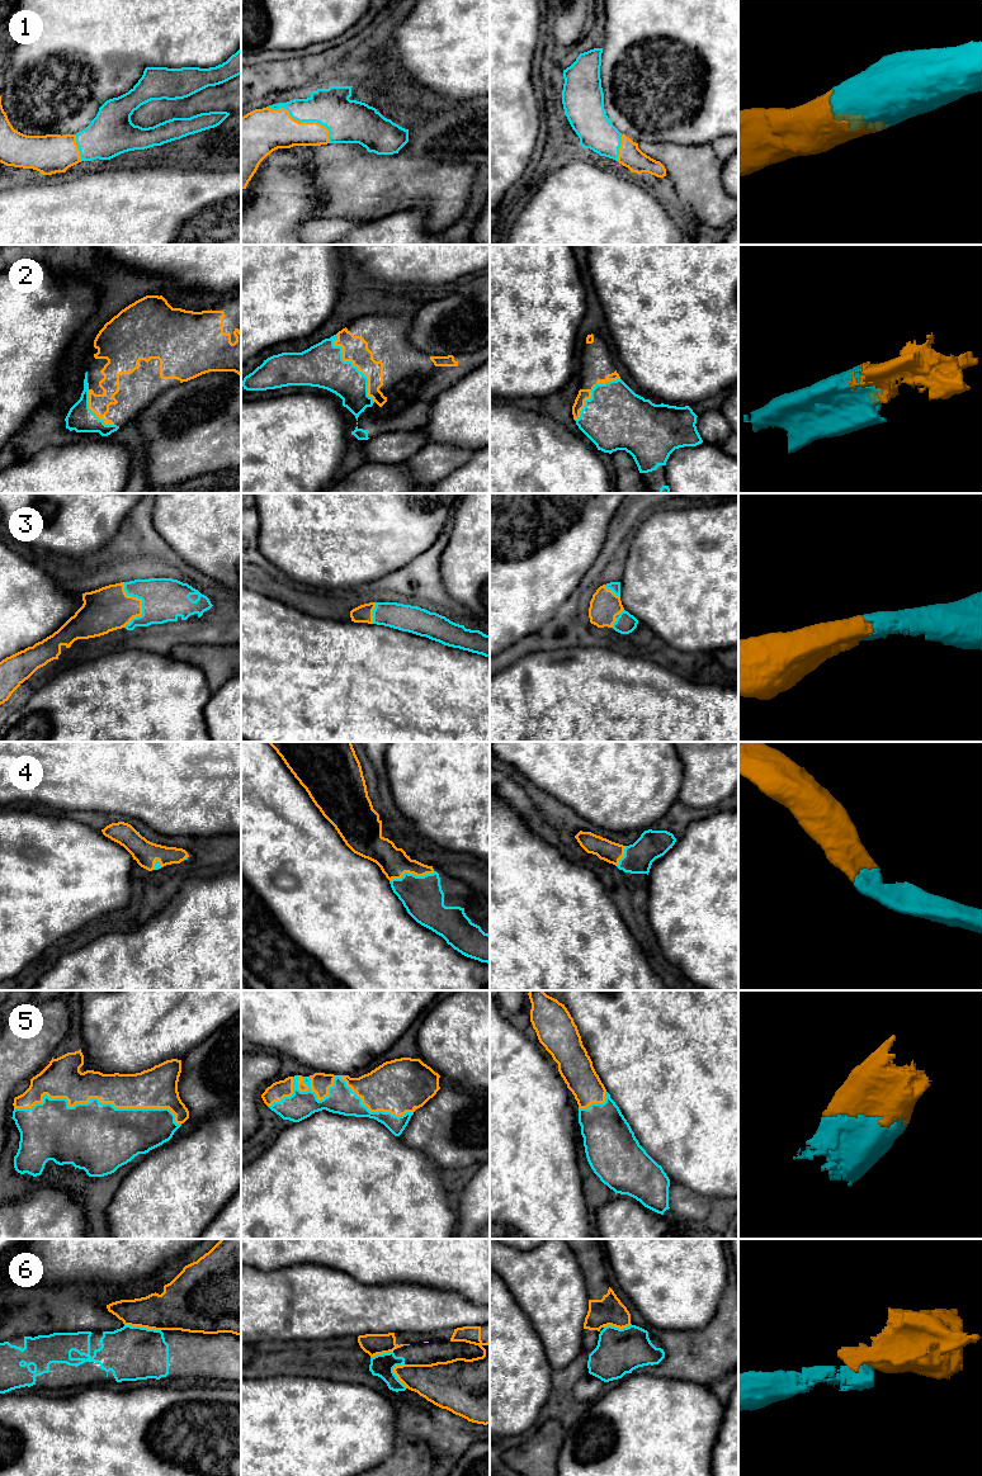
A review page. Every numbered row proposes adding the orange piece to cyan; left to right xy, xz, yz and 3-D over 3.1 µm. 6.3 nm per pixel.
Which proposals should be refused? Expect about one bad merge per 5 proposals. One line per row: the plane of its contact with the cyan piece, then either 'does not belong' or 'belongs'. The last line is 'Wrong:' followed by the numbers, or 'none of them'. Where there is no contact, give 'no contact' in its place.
1: xz | belongs
2: xz | belongs
3: xy | belongs
4: xz | belongs
5: xz | belongs
6: xy | does not belong
Wrong: 6

